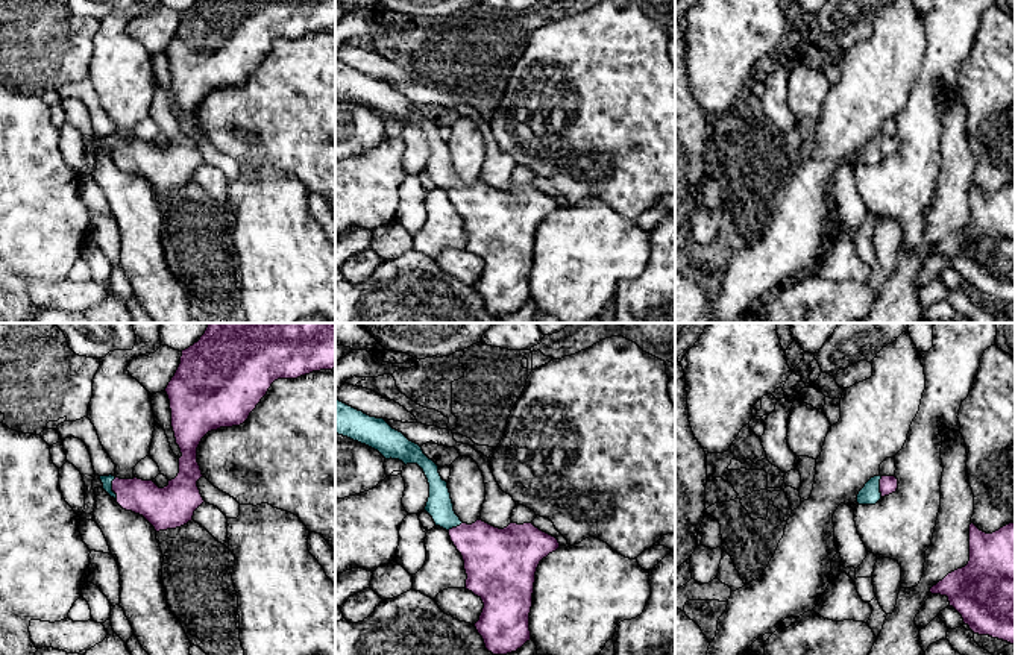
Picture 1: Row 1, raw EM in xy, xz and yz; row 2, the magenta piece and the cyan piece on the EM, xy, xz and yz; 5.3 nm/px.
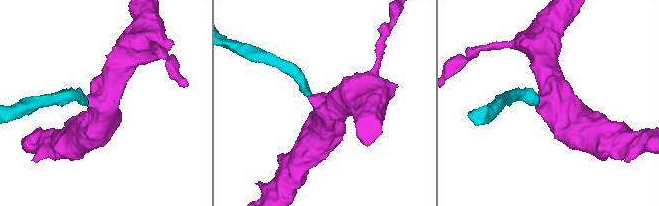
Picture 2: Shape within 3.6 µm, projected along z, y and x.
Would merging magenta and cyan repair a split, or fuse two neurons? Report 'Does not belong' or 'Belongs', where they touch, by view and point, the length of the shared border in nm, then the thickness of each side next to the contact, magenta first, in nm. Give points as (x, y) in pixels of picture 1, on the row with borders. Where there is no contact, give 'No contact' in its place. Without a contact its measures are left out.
Belongs. Touches magenta at xy (113, 488). Shared border 130 nm. Thickness 190 nm (magenta) against 60 nm

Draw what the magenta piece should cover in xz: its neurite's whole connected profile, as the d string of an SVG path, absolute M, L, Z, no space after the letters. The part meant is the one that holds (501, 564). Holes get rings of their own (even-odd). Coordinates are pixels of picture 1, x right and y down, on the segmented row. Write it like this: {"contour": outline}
{"contour": "M338 399L335 434L378 450L385 459L417 464L423 470L429 484L425 511L435 526L449 532L464 561L466 590L484 603L473 626L486 649L493 655L507 655L529 641L536 572L540 561L560 547L558 540L533 523L510 523L504 529L481 519L472 525L463 523L454 511L448 482L422 447L384 418L370 417Z"}

